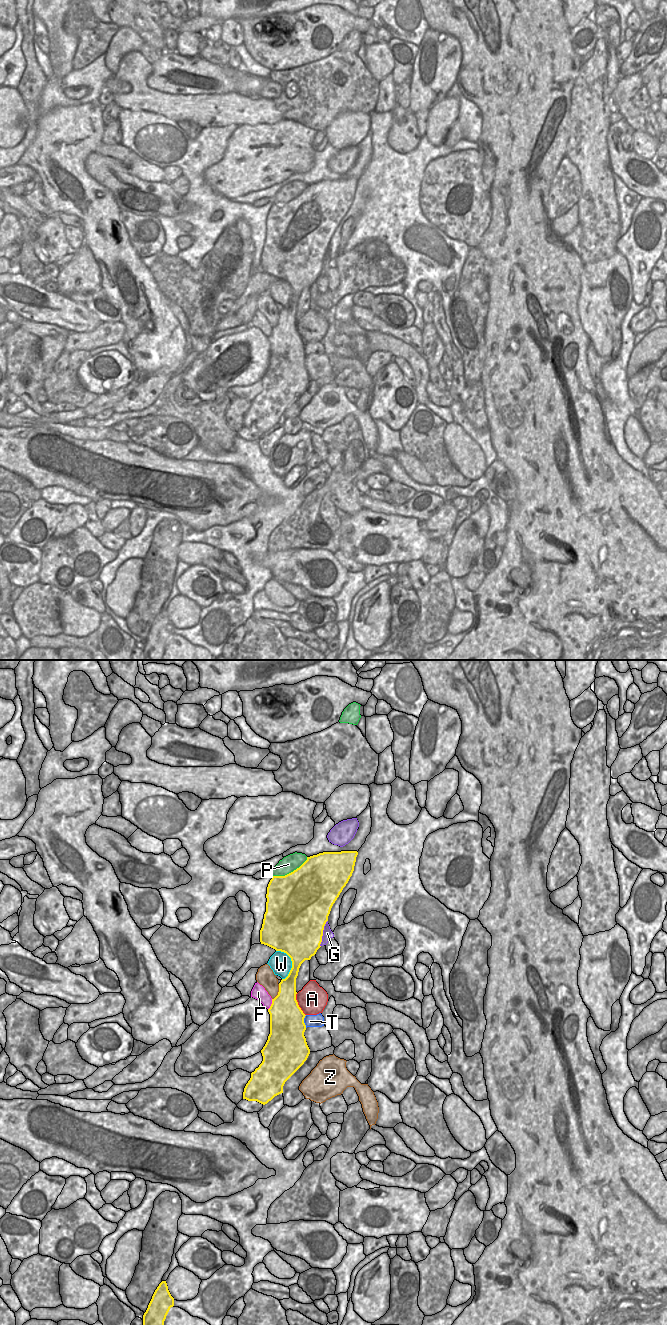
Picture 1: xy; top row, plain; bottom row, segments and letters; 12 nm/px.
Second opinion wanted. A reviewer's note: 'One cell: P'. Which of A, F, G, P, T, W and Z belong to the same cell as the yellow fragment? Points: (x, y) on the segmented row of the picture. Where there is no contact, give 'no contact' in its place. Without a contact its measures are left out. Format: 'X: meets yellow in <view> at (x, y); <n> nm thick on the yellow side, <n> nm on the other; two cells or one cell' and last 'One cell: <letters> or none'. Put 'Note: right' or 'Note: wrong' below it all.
A: meets yellow in xy at (297, 1004); 400 nm thick on the yellow side, 360 nm on the other; two cells
F: meets yellow in xy at (271, 1004); 400 nm thick on the yellow side, 170 nm on the other; two cells
G: meets yellow in xy at (322, 933); 500 nm thick on the yellow side, 120 nm on the other; one cell
P: meets yellow in xy at (291, 872); 500 nm thick on the yellow side, 200 nm on the other; two cells
T: meets yellow in xy at (303, 1021); 420 nm thick on the yellow side, 150 nm on the other; two cells
W: meets yellow in xy at (292, 962); 420 nm thick on the yellow side, 260 nm on the other; two cells
Z: meets yellow in xy at (278, 992); 360 nm thick on the yellow side, 220 nm on the other; two cells
One cell: G
Note: wrong

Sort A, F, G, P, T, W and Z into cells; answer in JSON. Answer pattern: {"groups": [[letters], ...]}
{"groups": [["A"], ["F"], ["G"], ["P"], ["T"], ["W"], ["Z"]]}

